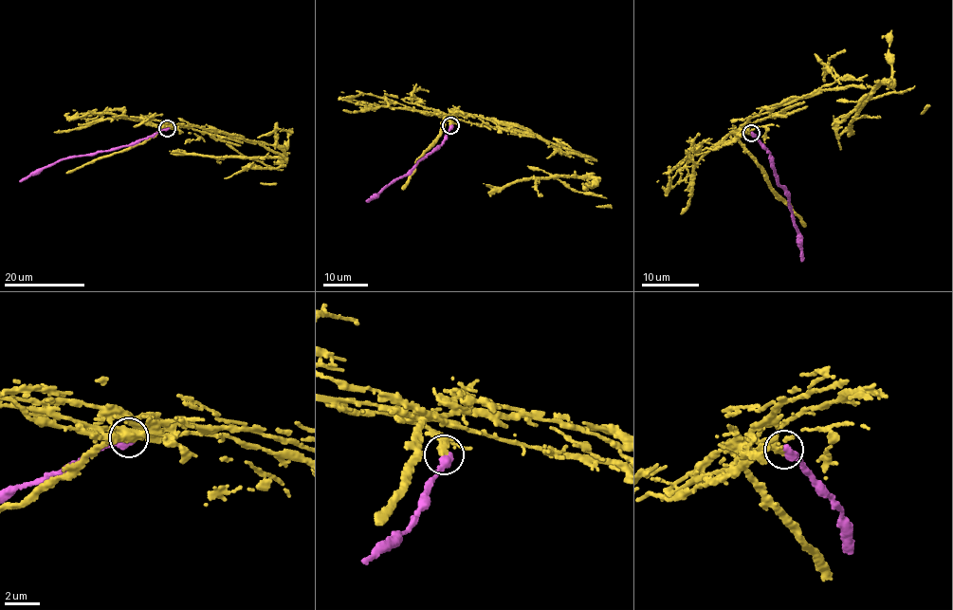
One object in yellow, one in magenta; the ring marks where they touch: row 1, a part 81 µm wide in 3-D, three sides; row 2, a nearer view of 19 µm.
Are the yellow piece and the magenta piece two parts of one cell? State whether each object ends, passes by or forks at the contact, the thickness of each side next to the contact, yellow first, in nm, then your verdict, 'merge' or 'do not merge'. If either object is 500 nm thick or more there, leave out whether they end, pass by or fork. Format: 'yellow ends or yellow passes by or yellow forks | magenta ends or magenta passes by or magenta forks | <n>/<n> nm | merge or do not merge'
460/500 nm | do not merge

